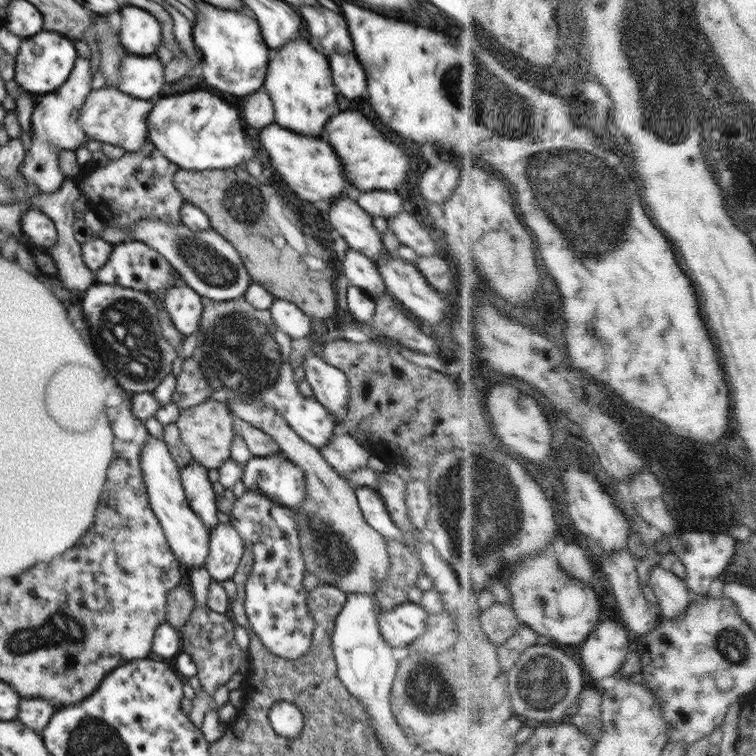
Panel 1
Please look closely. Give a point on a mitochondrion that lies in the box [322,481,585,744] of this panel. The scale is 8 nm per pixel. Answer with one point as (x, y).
(410, 691)

